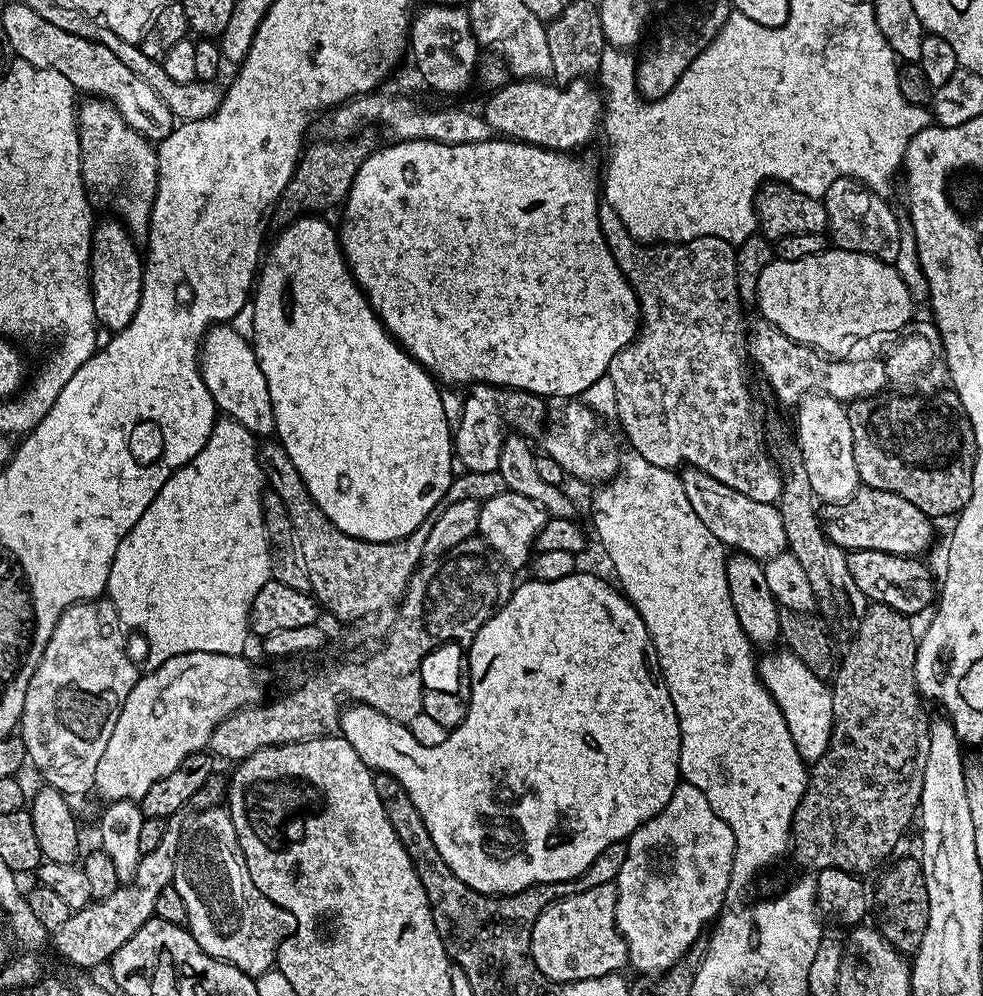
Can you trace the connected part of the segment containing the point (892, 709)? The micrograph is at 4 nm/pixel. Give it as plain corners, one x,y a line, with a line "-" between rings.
869,603
861,618
859,627
854,631
852,640
852,660
856,663
856,668
835,669
834,679
831,681
832,690
832,743
818,758
810,768
810,787
804,791
802,802
792,819
792,834
790,837
790,856
796,859
796,864
800,868
844,868
847,872
865,874
872,871
880,862
887,861
893,855
892,847
904,836
904,831
908,827
913,827
914,817
920,807
920,795
922,794
922,782
924,781
924,771
926,770
926,757
930,755
930,734
928,725
930,716
924,713
924,708
920,705
921,689
916,682
916,646
918,643
918,632
912,629
913,621
907,616
903,616
898,610
894,610
885,604

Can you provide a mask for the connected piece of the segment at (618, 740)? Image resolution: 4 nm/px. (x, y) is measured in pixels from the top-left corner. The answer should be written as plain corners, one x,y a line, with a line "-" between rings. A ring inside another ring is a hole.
584,570
558,578
558,582
525,580
525,584
517,583
513,587
509,600
471,637
472,645
466,648
466,671
472,682
470,706
466,718
449,731
442,746
422,746
414,738
411,727
394,722
365,704
352,704
340,712
339,735
354,746
358,758
373,773
385,772
402,782
402,790
410,794
410,802
422,814
422,822
426,822
426,830
430,830
430,838
434,838
434,846
438,846
438,854
442,854
446,866
454,870
463,884
487,896
509,896
535,884
553,884
581,876
606,846
627,841
645,822
657,816
682,780
678,714
660,674
652,639
636,607
623,592

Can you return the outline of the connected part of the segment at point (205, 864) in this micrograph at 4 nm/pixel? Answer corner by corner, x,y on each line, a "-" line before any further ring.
227,807
202,808
195,815
189,824
187,821
183,825
180,833
180,849
171,882
171,887
178,890
182,903
186,906
186,927
198,942
198,946
202,946
206,954
221,960
223,964
232,964
253,978
264,972
271,972
280,943
296,931
297,922
294,914
267,900
262,890
254,886
254,878
250,878
250,870
246,866
246,858
238,842
238,830
234,830
234,822

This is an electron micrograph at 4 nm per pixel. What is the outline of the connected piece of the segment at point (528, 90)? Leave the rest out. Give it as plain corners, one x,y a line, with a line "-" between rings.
516,78
512,83
495,89
489,96
492,97
482,107
482,115
493,133
509,140
520,140
524,144
569,154
591,142
596,128
598,132
601,127
606,103
601,89
587,79
572,80
561,86
547,79

